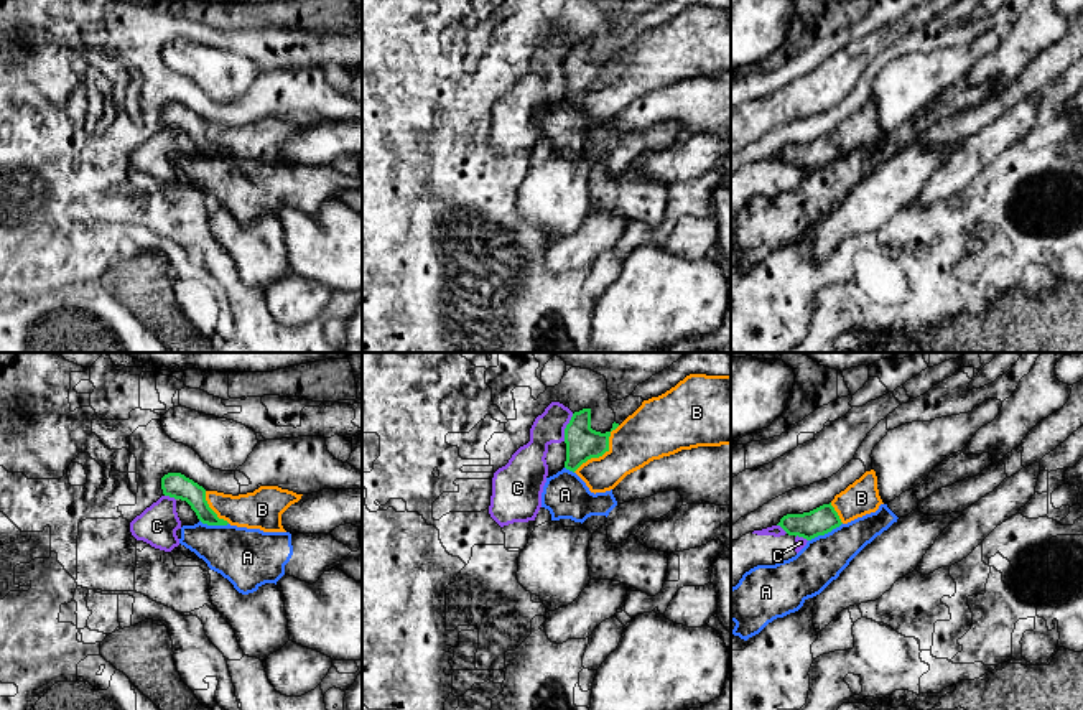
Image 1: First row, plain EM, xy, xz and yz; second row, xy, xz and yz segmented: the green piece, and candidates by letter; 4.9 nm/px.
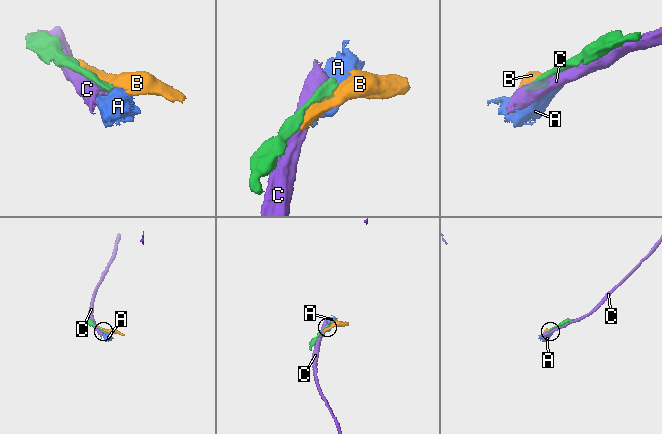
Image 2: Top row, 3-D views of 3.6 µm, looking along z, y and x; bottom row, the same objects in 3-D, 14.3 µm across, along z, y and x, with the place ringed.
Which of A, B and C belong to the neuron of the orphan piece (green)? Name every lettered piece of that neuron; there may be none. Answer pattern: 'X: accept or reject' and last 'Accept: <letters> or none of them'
A: reject
B: accept
C: reject
Accept: B

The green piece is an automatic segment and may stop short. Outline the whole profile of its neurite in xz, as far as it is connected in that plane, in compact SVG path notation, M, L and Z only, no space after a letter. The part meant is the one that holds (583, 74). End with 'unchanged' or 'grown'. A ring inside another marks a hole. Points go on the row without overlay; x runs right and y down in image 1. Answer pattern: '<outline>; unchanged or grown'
M690 5L665 25L644 31L606 64L591 59L591 40L574 43L565 59L565 74L565 99L576 104L594 125L614 120L627 105L653 91L698 77L731 76L731 7Z; grown

